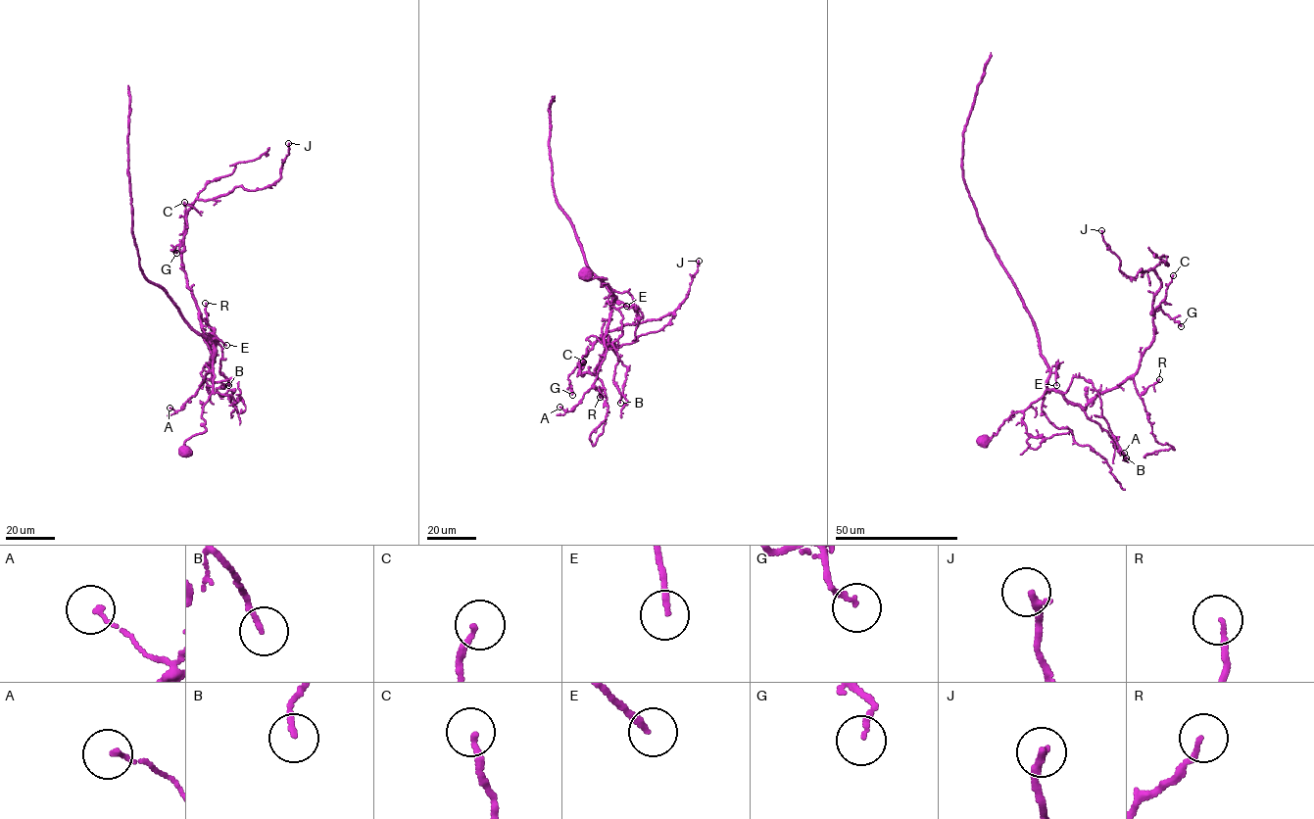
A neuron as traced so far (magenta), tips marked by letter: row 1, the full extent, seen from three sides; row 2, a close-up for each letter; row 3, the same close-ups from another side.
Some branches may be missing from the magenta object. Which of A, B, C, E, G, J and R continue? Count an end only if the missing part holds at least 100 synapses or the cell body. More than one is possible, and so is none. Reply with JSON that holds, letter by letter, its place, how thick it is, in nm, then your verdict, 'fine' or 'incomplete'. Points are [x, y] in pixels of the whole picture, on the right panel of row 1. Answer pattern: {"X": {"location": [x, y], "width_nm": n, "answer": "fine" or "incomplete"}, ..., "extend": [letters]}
{"A": {"location": [1124, 453], "width_nm": 130, "answer": "fine"}, "B": {"location": [1126, 457], "width_nm": 150, "answer": "fine"}, "C": {"location": [1173, 275], "width_nm": 190, "answer": "fine"}, "E": {"location": [1056, 385], "width_nm": 160, "answer": "fine"}, "G": {"location": [1181, 326], "width_nm": 150, "answer": "fine"}, "J": {"location": [1101, 230], "width_nm": 240, "answer": "fine"}, "R": {"location": [1159, 379], "width_nm": 150, "answer": "fine"}, "extend": []}

